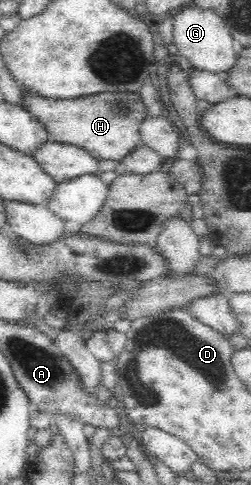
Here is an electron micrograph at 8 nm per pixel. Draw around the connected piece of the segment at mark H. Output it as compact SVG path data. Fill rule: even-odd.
M105 91L67 100L44 99L42 96L29 93L29 96L25 98L25 106L23 108L35 115L39 122L45 125L51 141L72 144L82 148L87 154L90 154L97 160L115 160L116 163L122 161L135 148L142 145L139 128L143 124L143 120L149 116L147 113L147 102L141 97L139 92L131 91Z

